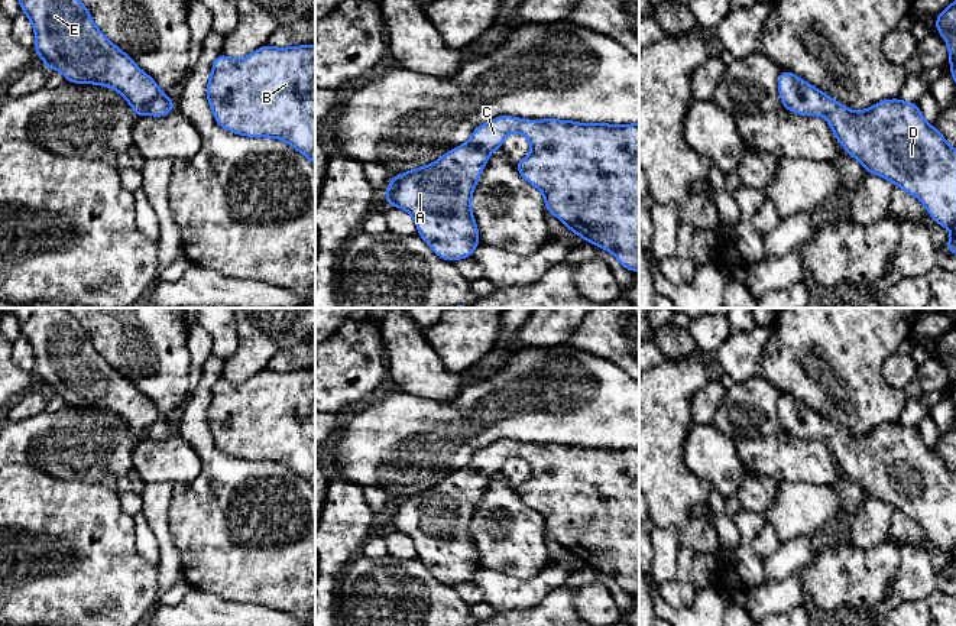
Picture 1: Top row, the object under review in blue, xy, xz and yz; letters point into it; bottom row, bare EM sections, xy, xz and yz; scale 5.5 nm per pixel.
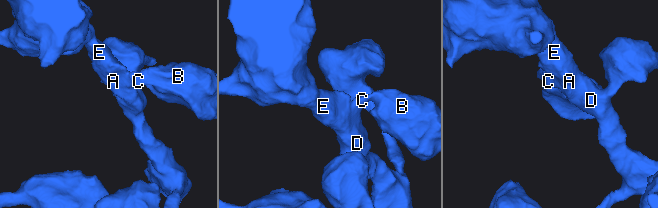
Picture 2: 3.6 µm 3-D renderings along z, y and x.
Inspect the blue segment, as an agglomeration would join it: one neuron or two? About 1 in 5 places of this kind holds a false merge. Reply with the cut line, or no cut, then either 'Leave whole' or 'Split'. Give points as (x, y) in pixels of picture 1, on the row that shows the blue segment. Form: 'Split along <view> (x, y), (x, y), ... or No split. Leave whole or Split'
No split. Leave whole

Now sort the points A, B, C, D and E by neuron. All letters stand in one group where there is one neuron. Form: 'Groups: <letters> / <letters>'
Groups: A B C D E

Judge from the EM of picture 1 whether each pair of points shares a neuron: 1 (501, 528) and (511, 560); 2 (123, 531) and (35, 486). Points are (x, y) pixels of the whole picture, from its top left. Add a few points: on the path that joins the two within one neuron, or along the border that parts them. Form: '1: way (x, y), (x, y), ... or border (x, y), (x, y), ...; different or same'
1: way (508, 535), (511, 538), (511, 552); same
2: way (101, 531), (80, 531), (57, 508); same

